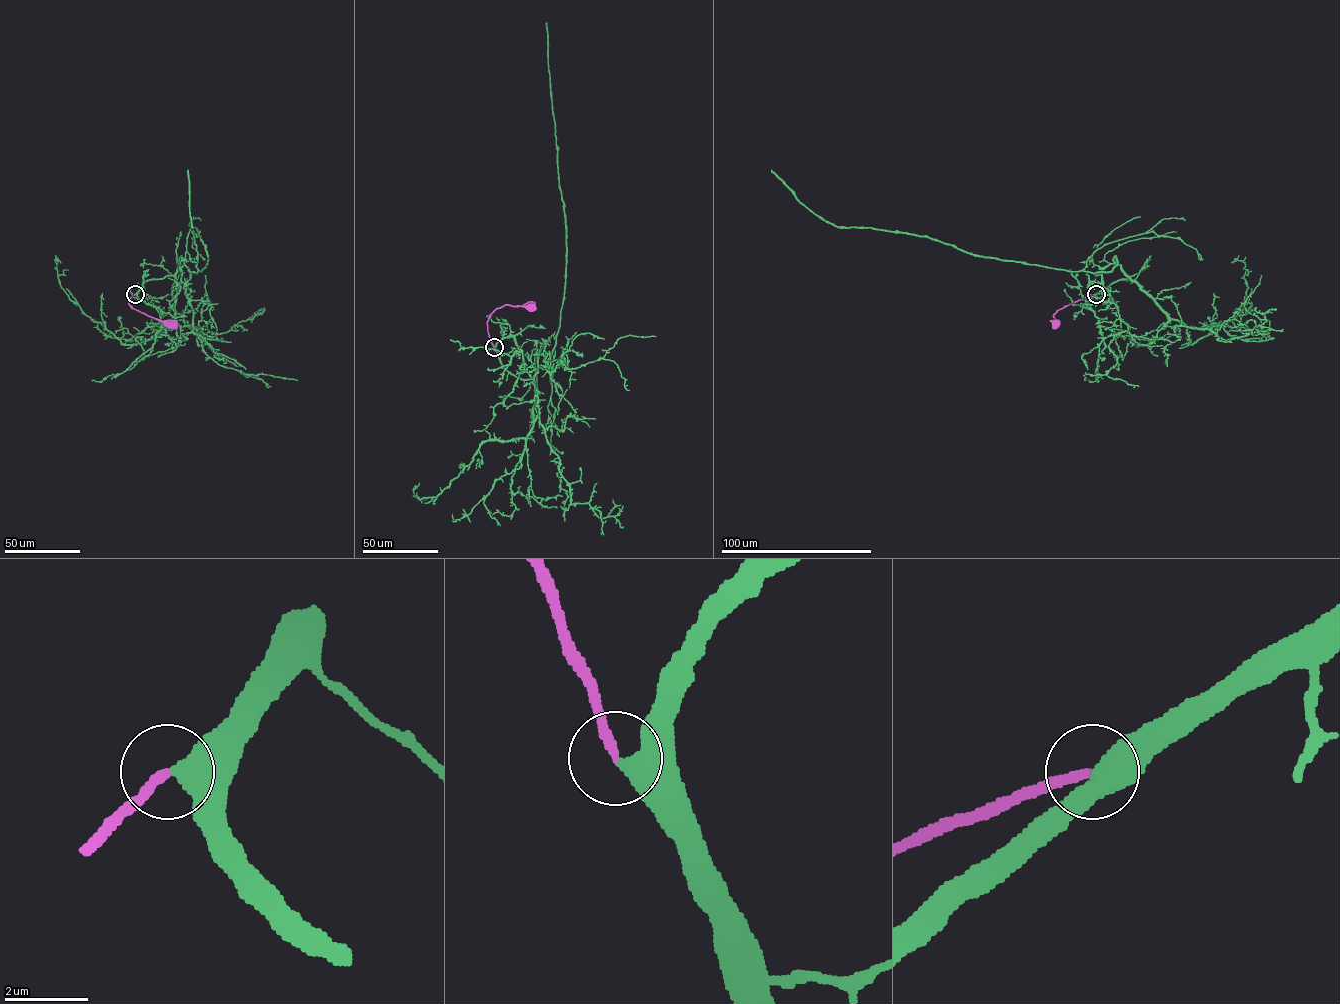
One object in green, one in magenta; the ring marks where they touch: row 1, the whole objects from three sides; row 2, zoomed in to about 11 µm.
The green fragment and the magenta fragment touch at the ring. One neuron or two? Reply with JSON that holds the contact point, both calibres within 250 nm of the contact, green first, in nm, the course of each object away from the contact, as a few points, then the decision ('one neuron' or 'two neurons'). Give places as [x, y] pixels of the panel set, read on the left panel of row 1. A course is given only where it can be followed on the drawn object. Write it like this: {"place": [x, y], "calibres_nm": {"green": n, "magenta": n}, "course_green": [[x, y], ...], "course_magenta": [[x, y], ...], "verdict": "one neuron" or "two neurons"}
{"place": [135, 294], "calibres_nm": {"green": 480, "magenta": 220}, "course_green": [[135, 293], [146, 281], [173, 275], [181, 256], [189, 271], [207, 264], [205, 246], [191, 226], [188, 170]], "course_magenta": [[135, 293], [129, 299], [132, 307], [174, 325]], "verdict": "one neuron"}

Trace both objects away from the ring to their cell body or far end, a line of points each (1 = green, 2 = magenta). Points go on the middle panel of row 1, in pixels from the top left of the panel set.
1: (494, 347), (511, 374), (531, 379), (538, 365), (542, 368), (548, 362), (559, 325), (566, 227), (546, 23)
2: (494, 347), (488, 331), (490, 314), (506, 304), (532, 306)

